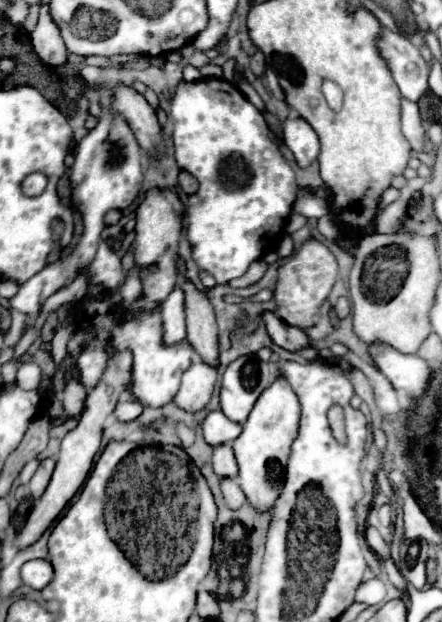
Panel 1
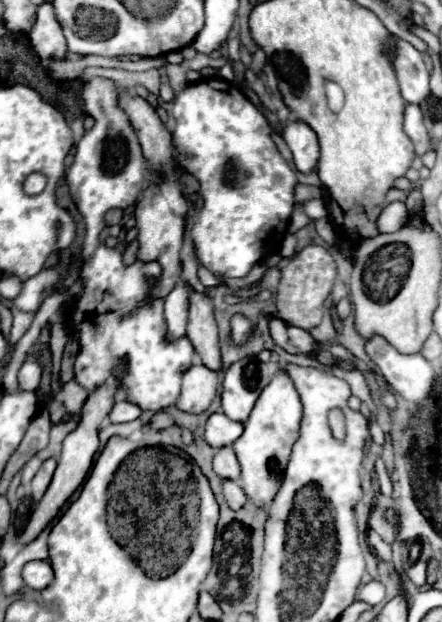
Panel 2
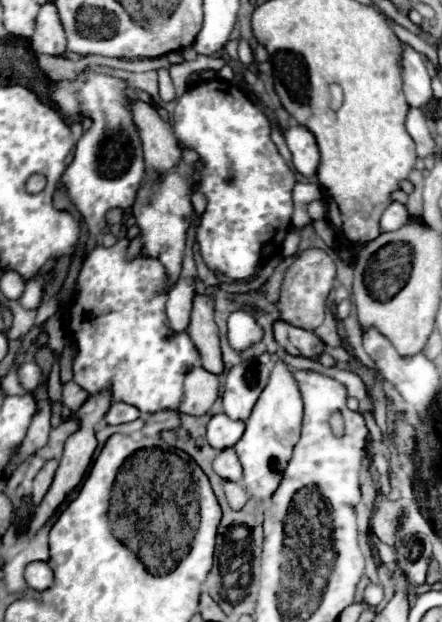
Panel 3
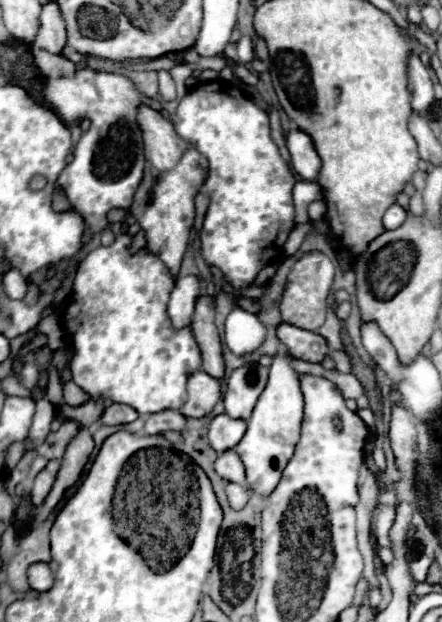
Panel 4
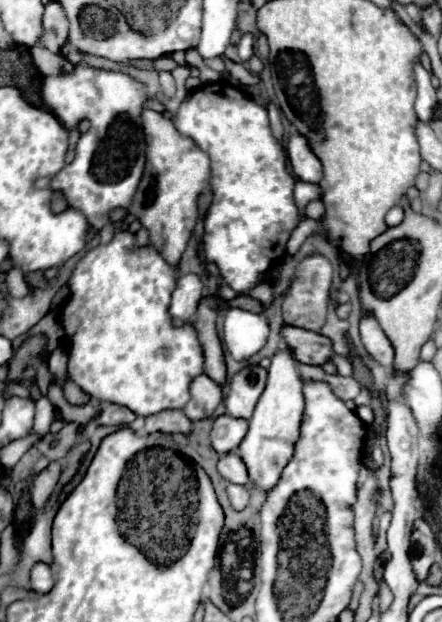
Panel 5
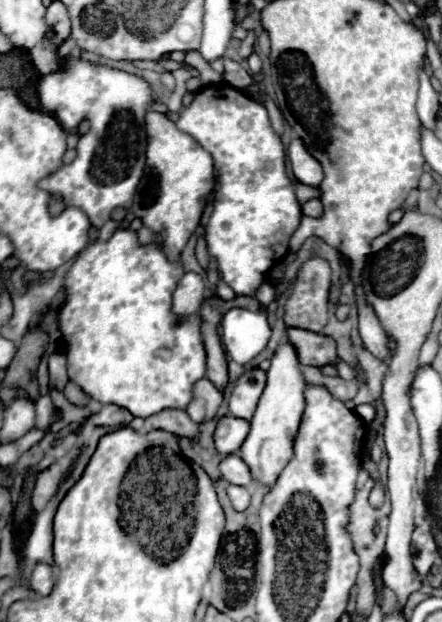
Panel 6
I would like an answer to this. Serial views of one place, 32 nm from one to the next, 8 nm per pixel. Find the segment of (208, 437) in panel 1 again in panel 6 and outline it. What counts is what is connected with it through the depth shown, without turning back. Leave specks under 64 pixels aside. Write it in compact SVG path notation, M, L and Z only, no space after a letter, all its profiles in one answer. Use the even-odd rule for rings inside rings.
M224 416L216 422L214 446L222 456L234 454L246 440L248 432L250 432L250 424L246 420L240 420L234 416Z

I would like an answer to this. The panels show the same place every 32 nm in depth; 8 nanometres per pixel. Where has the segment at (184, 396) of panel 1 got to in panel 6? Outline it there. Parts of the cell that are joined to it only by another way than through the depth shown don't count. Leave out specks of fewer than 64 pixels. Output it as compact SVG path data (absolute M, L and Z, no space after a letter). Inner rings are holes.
M200 378L200 380L194 384L192 402L190 402L188 408L186 408L186 414L188 414L194 422L212 420L220 404L222 404L222 392L220 392L208 378Z

